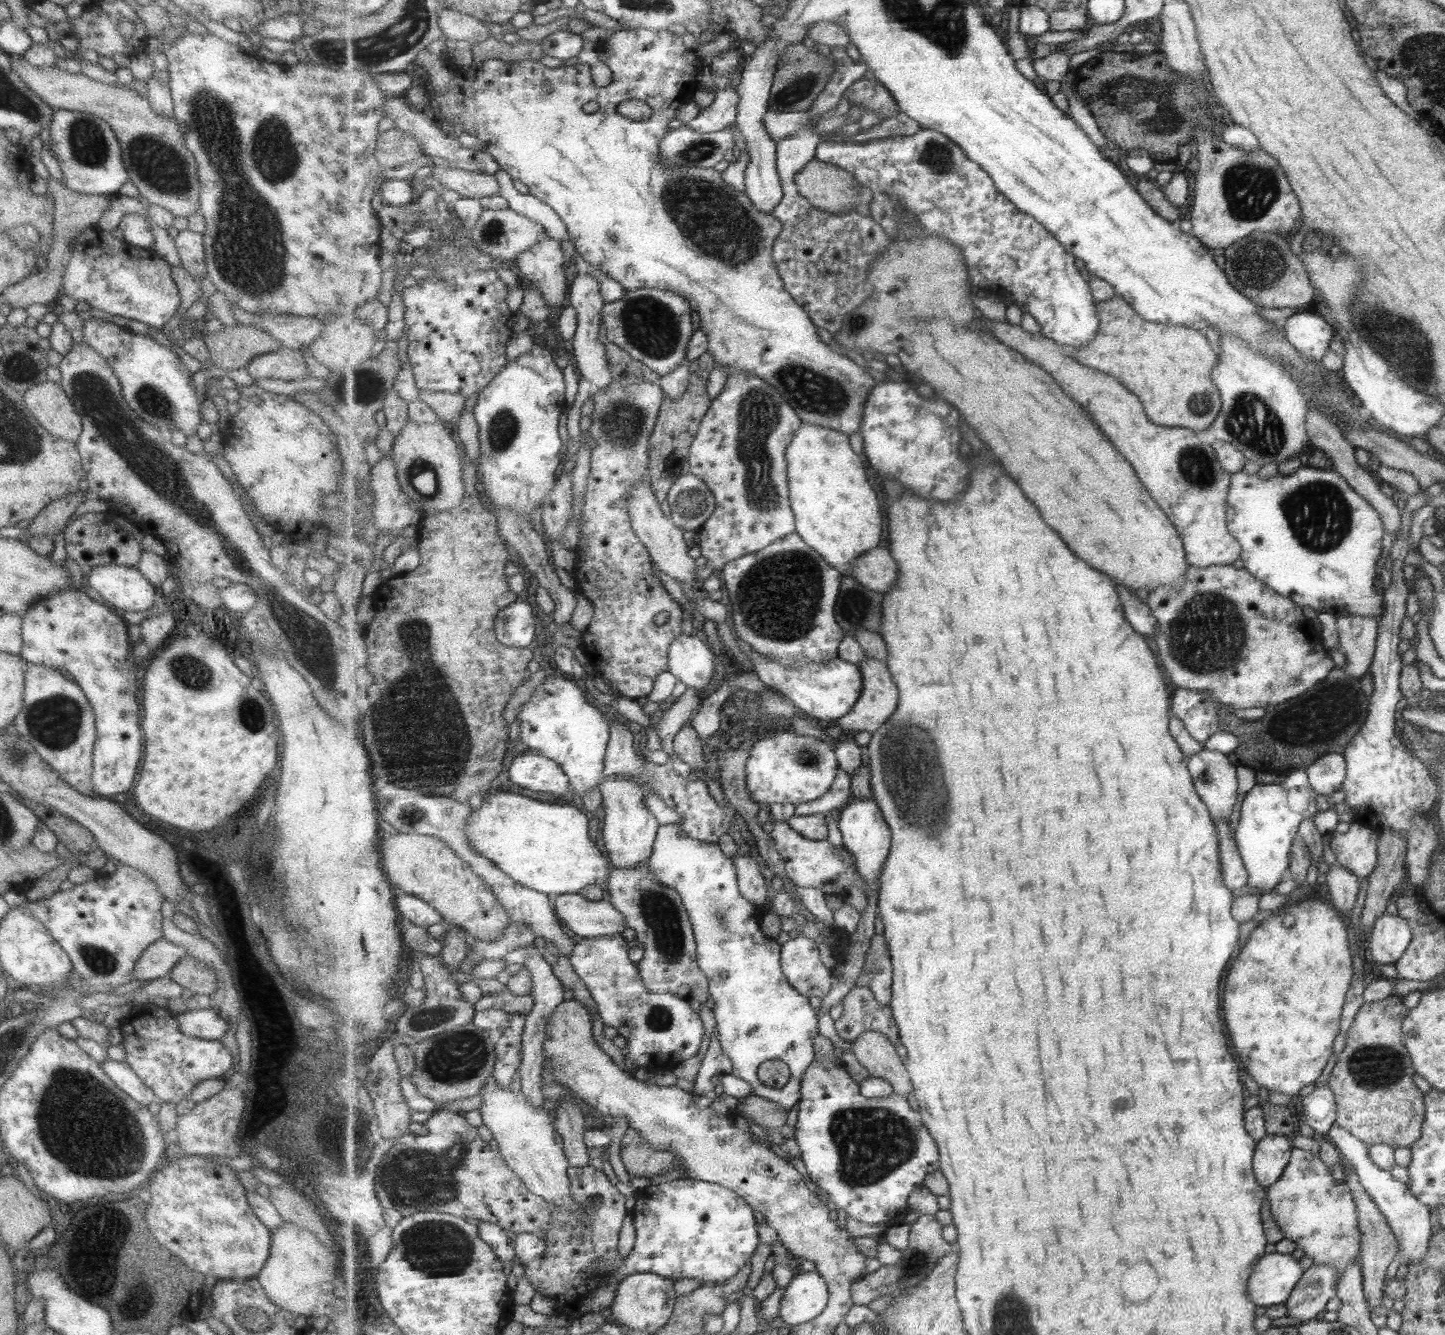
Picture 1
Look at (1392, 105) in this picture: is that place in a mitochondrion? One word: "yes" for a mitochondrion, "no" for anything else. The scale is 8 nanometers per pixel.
no

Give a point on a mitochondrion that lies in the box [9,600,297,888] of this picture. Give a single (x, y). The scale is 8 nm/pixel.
(55, 722)

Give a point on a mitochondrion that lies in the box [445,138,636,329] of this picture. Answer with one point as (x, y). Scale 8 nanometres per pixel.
(494, 234)

